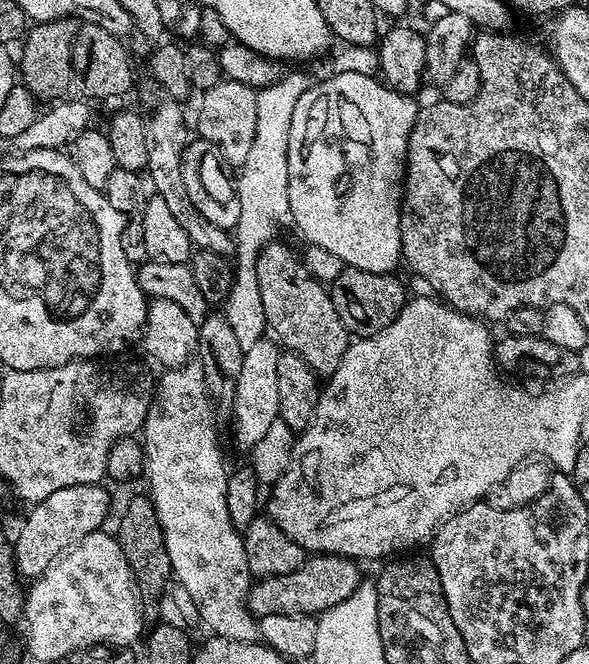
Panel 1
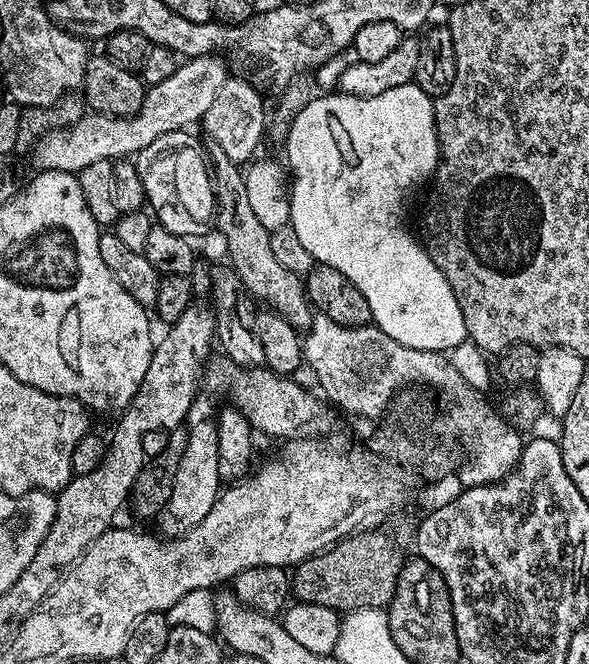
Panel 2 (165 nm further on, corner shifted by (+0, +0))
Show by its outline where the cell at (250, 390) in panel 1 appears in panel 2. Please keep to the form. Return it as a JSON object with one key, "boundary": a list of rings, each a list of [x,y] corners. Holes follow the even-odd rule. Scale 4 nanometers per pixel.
{"boundary":[[[211,419],[200,420],[188,428],[186,450],[182,450],[182,458],[178,462],[178,474],[174,474],[174,490],[170,490],[166,515],[163,517],[164,528],[169,532],[167,535],[175,538],[198,526],[198,522],[202,522],[206,514],[210,514],[210,506],[214,506],[221,491],[216,425]]]}

